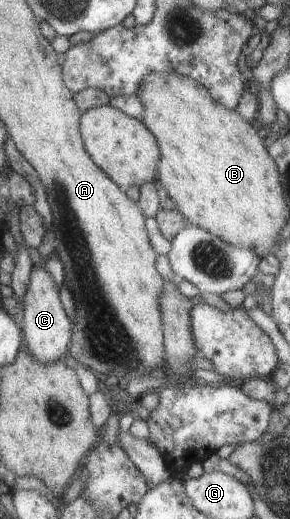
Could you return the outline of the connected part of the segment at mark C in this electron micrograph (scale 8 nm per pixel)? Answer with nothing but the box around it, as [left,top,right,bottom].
[22,265,73,365]

